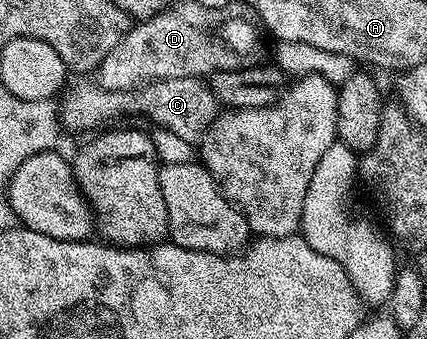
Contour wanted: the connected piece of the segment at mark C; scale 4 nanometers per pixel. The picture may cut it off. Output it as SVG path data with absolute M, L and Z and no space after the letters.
M199 77L162 79L126 91L110 91L99 84L76 86L70 90L63 95L64 103L61 101L58 106L60 125L65 131L95 131L100 128L95 126L112 122L123 114L141 114L149 118L152 126L166 128L174 132L174 136L182 136L182 140L196 144L204 137L205 130L212 125L218 113L218 103L212 94L211 85Z

